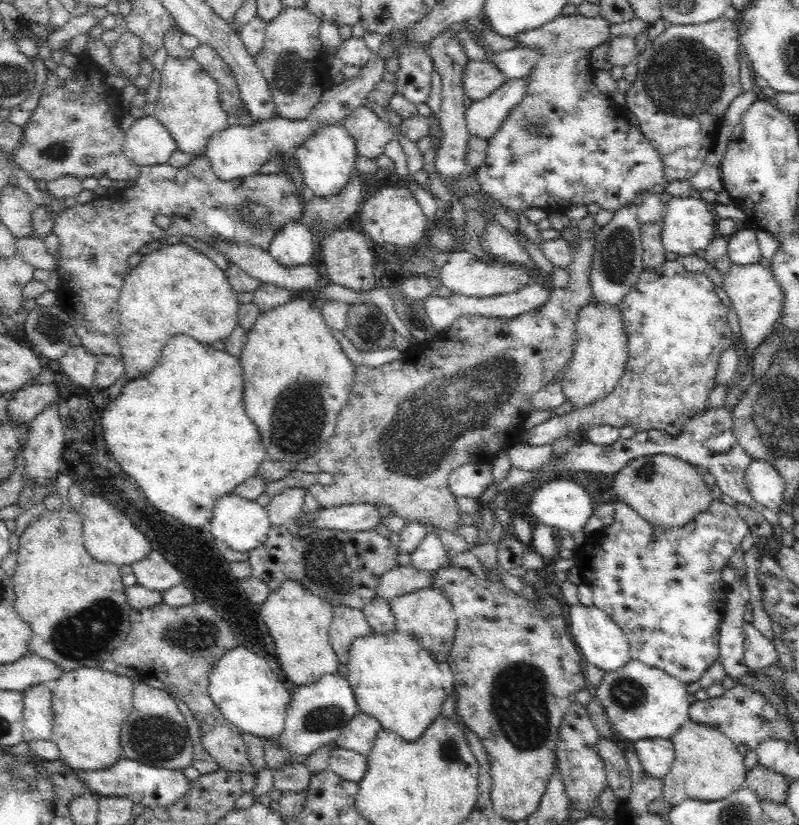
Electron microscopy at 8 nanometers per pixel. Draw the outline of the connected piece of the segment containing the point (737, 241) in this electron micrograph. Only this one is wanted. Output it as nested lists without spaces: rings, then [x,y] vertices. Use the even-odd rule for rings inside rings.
[[[754,228],[740,229],[726,239],[726,255],[732,265],[744,266],[760,262],[762,256]]]

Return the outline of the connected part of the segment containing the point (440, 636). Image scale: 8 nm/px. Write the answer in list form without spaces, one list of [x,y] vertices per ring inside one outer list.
[[[428,586],[394,598],[389,606],[394,619],[394,630],[414,633],[414,637],[430,651],[436,662],[447,662],[455,637],[457,618],[444,593]]]

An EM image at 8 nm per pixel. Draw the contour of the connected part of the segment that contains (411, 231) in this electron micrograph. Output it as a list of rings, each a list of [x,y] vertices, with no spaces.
[[[408,185],[383,187],[370,200],[364,202],[360,218],[364,230],[370,234],[374,242],[392,244],[398,248],[415,248],[418,244],[422,244],[426,232],[428,233],[433,227]]]

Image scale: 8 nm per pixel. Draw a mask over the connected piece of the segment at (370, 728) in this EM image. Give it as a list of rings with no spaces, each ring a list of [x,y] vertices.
[[[358,712],[350,719],[347,726],[338,732],[335,745],[366,756],[374,746],[380,729],[380,723],[374,717]]]

